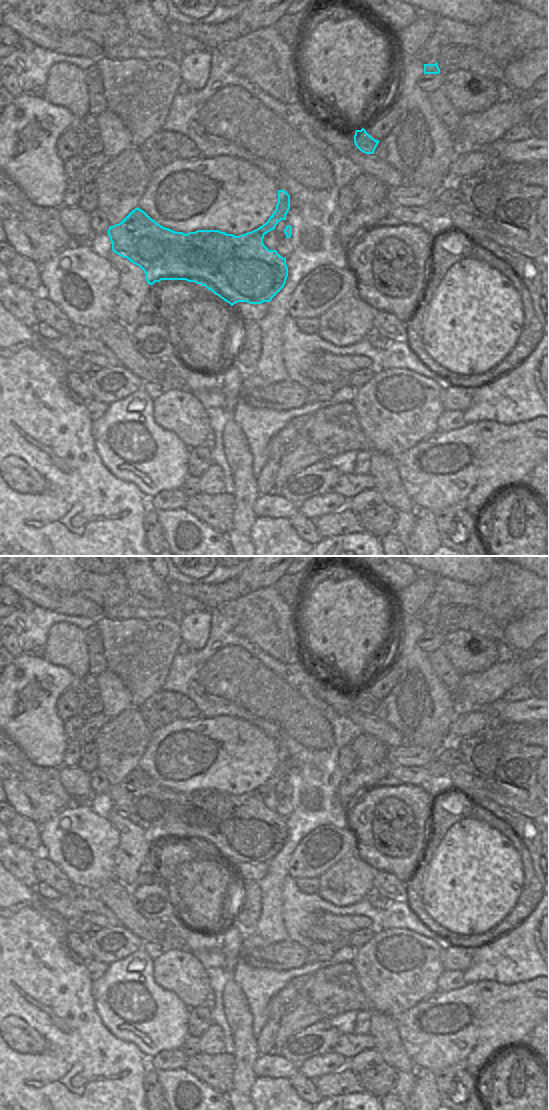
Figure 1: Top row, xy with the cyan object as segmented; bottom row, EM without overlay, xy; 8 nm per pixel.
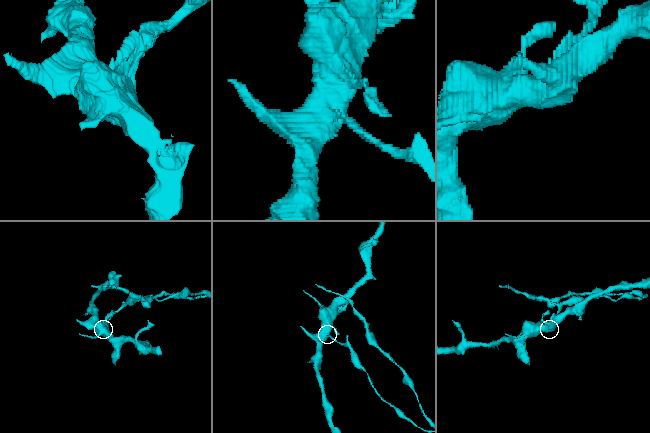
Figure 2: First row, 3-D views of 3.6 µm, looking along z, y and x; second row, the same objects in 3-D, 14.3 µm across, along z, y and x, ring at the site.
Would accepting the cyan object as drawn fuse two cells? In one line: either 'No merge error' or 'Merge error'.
Merge error.

